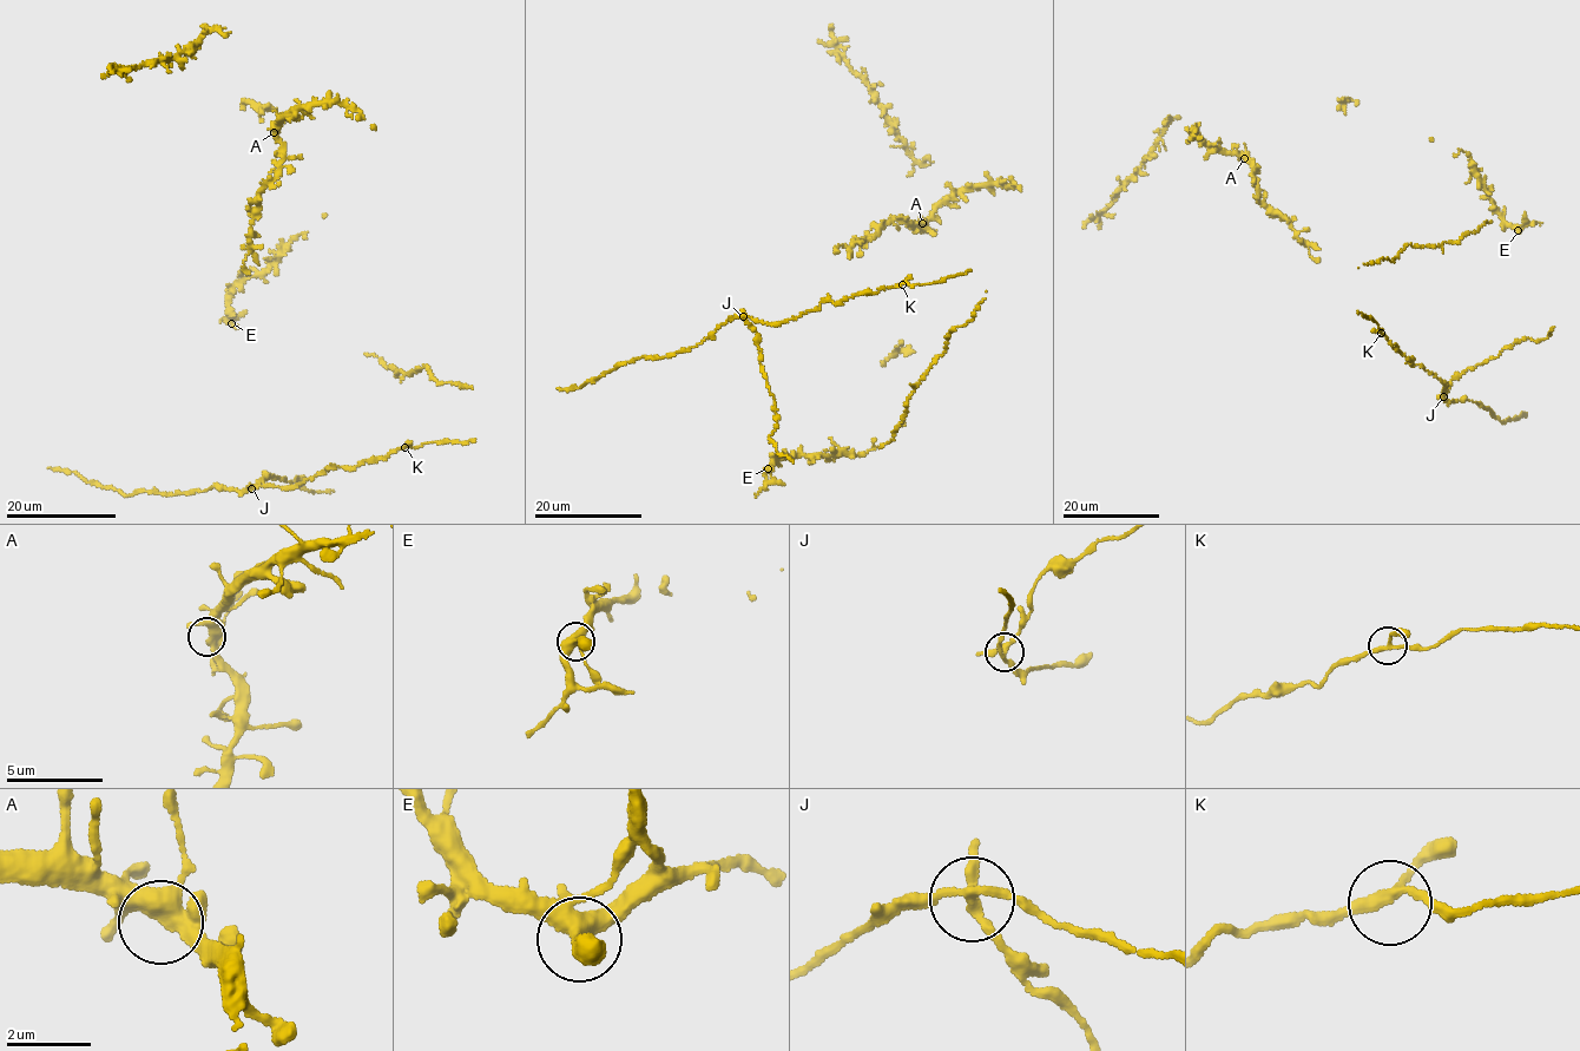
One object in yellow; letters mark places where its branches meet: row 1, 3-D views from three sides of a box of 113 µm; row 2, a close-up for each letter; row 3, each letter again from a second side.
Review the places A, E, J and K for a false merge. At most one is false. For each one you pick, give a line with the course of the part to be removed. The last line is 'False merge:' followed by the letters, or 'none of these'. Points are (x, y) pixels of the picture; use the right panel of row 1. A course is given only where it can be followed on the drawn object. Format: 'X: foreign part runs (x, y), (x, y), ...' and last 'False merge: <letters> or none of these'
J: foreign part runs (1443, 396), (1453, 378), (1498, 358), (1506, 346), (1526, 339), (1548, 337), (1553, 327)
False merge: J

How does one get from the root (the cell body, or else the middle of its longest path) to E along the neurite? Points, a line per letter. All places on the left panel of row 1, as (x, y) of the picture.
E: (285, 250), (262, 271), (238, 281), (230, 304), (231, 323)

